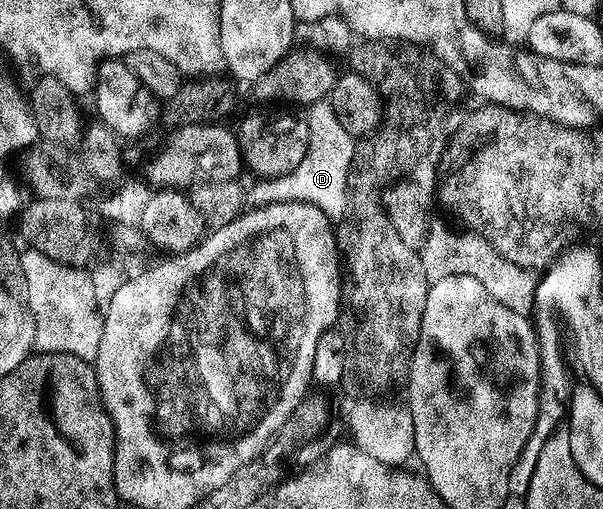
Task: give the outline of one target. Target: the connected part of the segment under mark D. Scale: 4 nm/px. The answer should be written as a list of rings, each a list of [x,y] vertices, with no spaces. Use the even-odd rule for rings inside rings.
[[[330,99],[319,100],[308,105],[305,119],[309,126],[309,149],[297,168],[287,175],[277,179],[256,181],[253,192],[267,192],[267,196],[253,196],[254,203],[287,204],[289,201],[299,201],[315,205],[327,218],[337,222],[346,217],[347,210],[347,180],[351,168],[352,156],[355,153],[356,139],[337,121]]]

